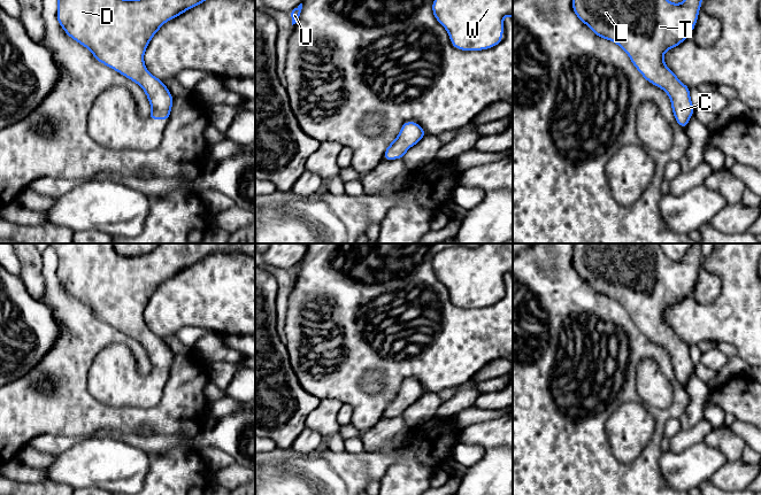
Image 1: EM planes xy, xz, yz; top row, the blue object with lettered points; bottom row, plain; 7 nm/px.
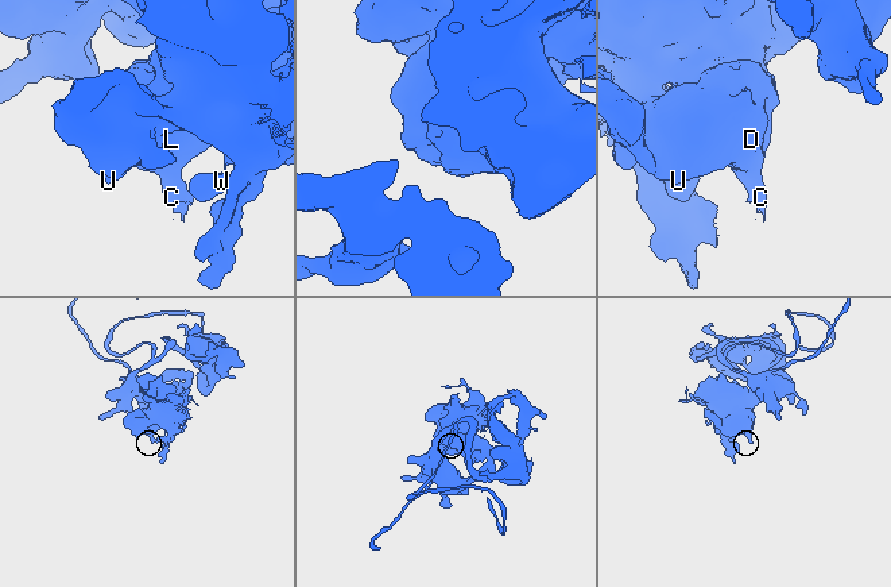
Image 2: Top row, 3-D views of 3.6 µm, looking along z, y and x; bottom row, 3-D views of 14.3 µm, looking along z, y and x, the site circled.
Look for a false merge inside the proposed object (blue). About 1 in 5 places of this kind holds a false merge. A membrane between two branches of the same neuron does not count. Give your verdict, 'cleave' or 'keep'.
keep

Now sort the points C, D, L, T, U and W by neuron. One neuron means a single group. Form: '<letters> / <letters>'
C D L T U W

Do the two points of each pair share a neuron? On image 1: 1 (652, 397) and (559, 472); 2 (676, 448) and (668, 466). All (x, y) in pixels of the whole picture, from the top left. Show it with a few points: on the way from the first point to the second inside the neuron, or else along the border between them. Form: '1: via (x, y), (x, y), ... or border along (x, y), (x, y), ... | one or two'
1: border along (673, 395), (673, 402), (667, 407), (647, 407) | two
2: border along (699, 442), (678, 453), (669, 450) | two

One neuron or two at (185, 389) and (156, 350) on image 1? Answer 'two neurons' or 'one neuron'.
two neurons

